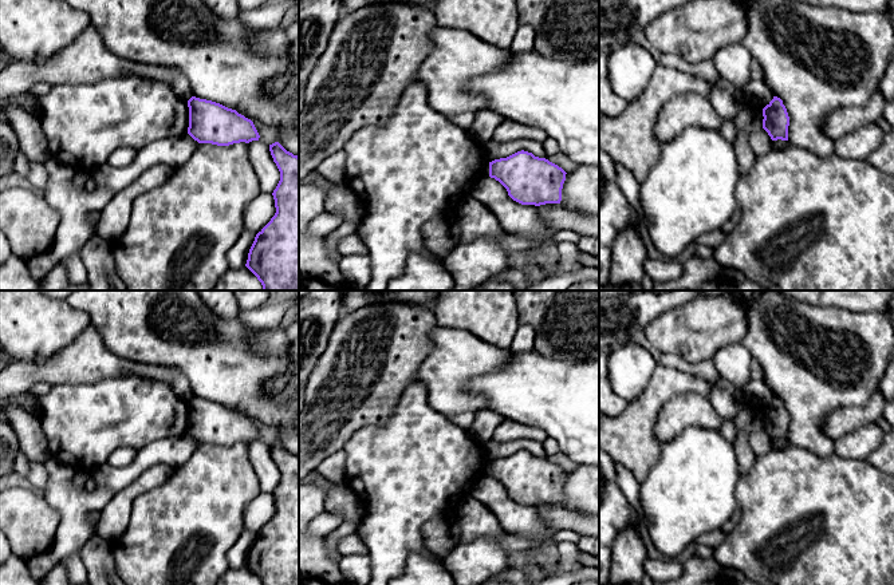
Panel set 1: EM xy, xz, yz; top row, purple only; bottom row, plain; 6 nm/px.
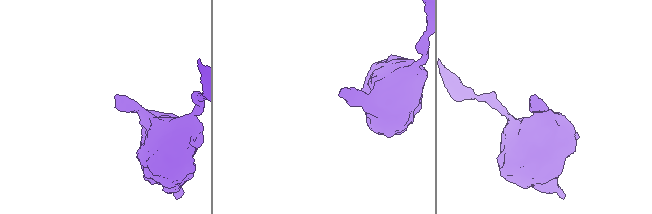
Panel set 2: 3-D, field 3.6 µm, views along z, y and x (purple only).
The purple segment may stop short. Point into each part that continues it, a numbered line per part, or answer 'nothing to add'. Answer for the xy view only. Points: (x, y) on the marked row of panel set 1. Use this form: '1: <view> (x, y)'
nothing to add

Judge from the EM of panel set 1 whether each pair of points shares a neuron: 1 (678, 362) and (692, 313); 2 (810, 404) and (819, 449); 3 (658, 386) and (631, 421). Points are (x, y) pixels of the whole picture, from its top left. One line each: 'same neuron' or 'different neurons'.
1: different neurons
2: same neuron
3: same neuron

